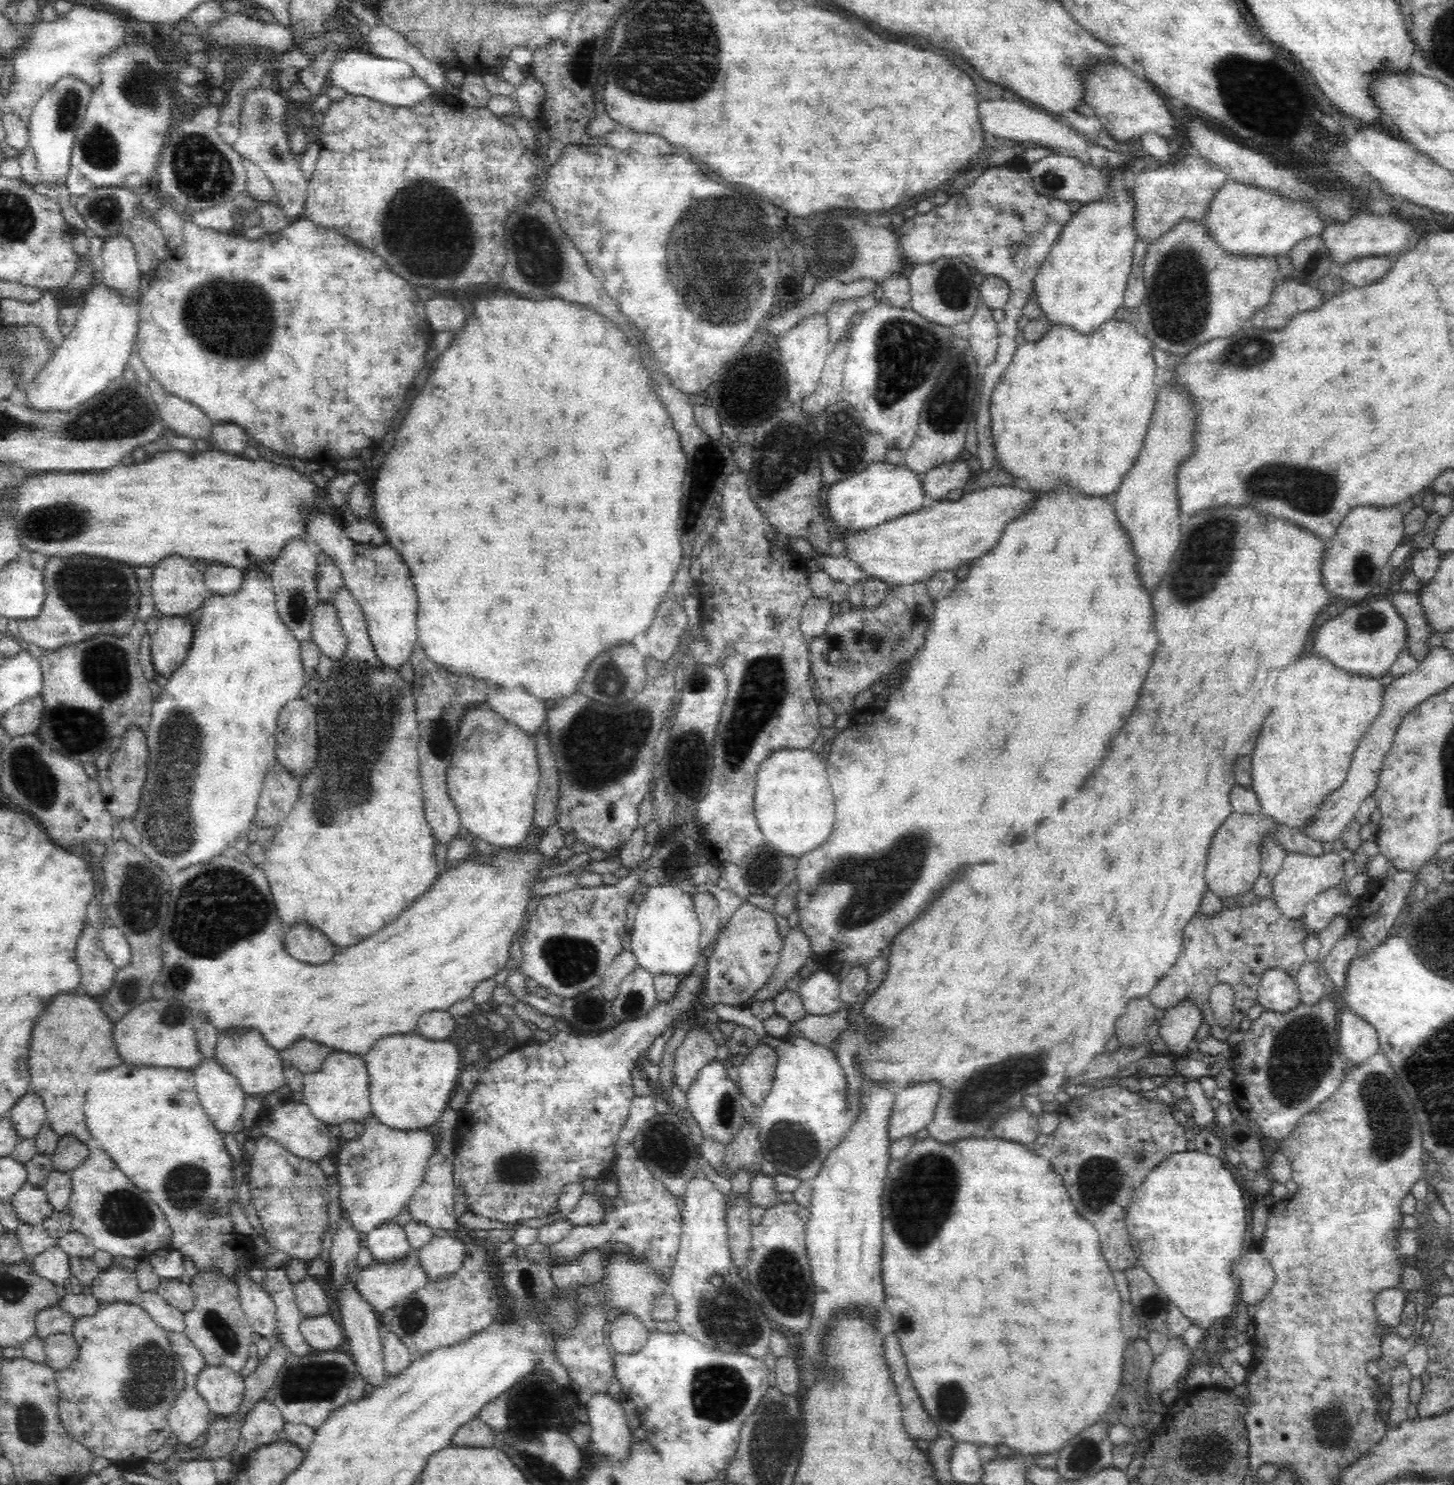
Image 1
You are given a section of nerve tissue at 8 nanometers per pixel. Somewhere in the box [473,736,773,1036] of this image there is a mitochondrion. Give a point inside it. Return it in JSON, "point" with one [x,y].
{"point":[573,960]}

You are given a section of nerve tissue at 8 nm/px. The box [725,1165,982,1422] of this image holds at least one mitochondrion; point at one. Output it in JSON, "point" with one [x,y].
{"point":[786,1264]}

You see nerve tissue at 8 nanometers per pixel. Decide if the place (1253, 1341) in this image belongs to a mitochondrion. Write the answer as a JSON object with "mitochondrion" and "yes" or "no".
{"mitochondrion":"no"}

